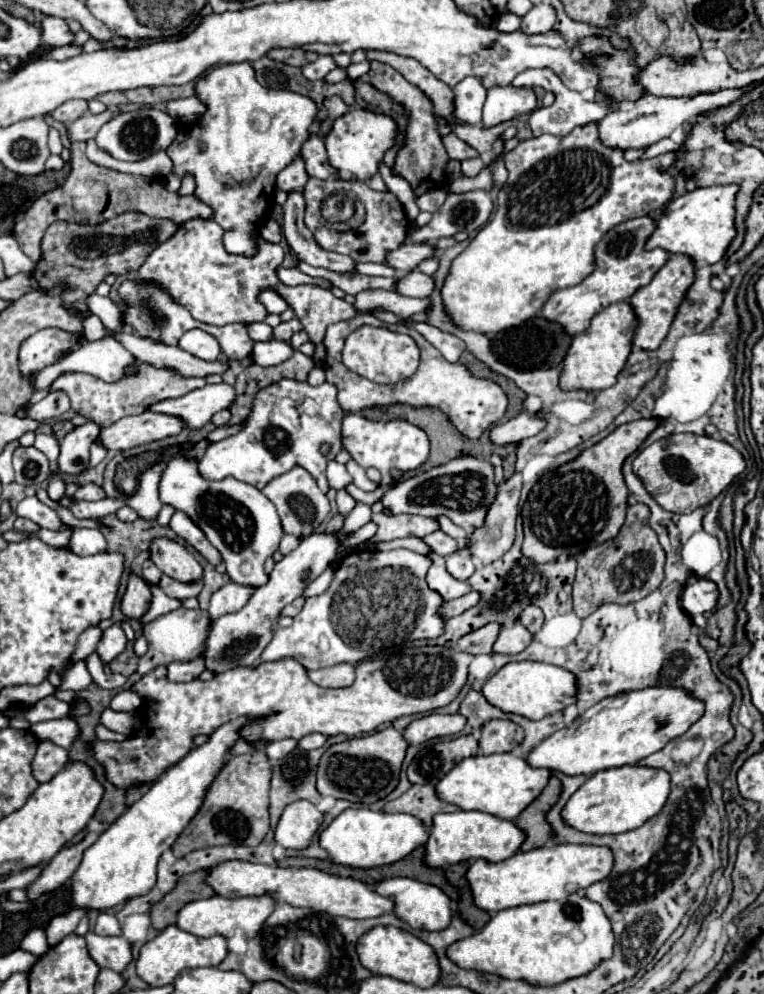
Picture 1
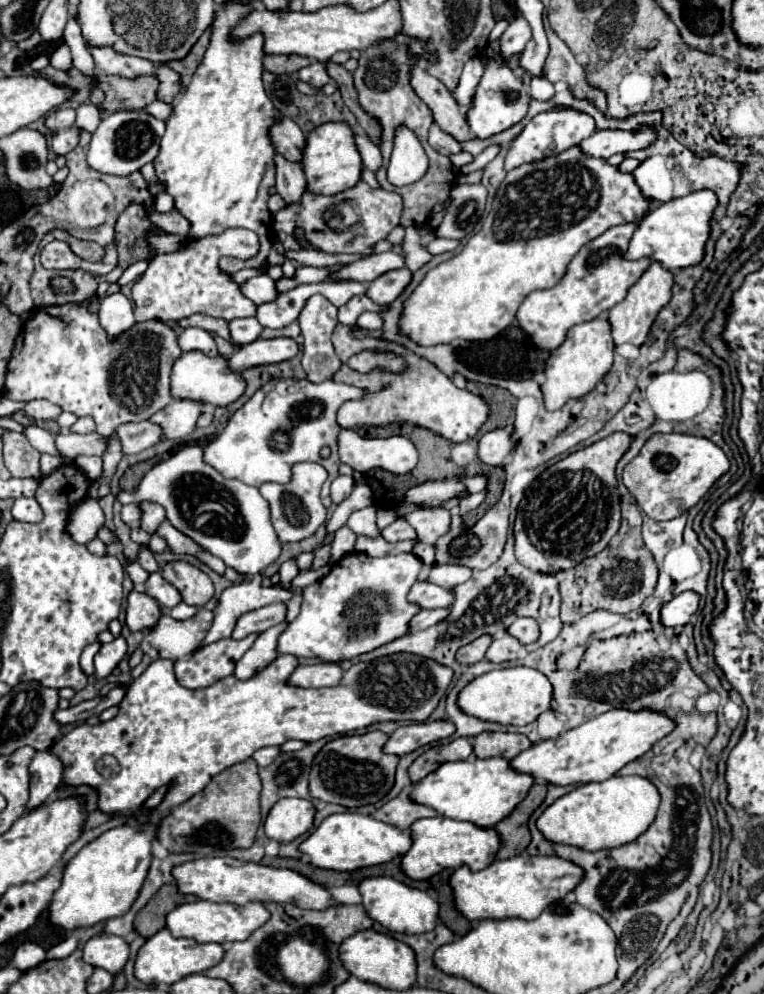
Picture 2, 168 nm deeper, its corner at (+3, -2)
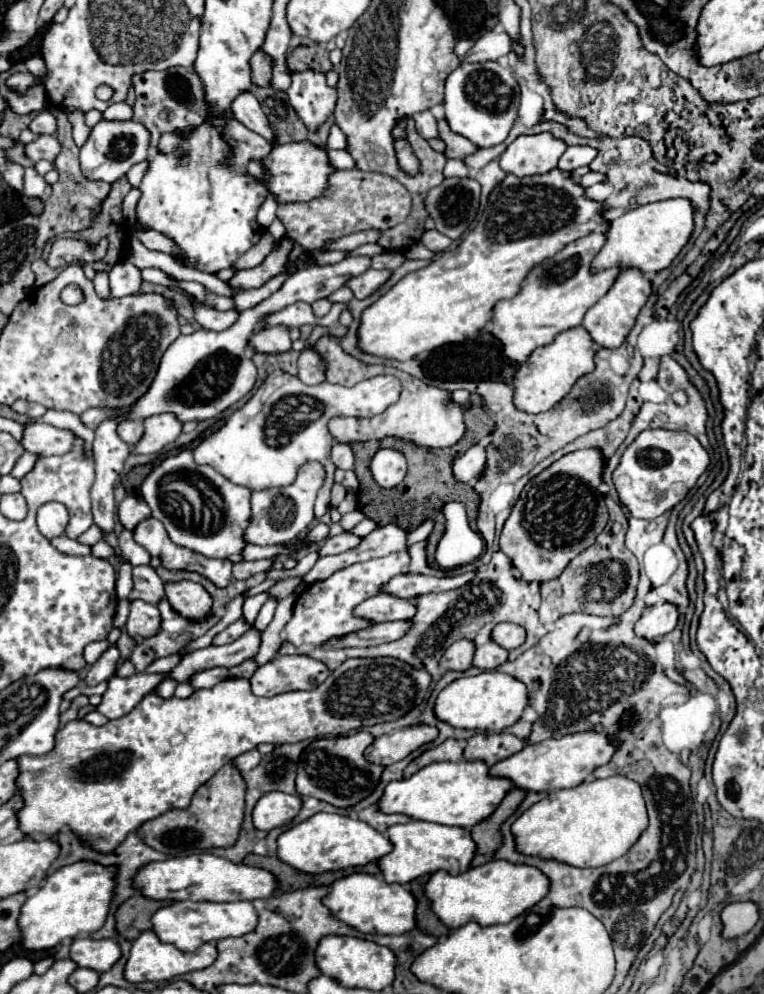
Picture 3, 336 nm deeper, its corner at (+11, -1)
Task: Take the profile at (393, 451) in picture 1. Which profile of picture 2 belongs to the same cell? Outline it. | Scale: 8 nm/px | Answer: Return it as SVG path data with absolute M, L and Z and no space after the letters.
M341 429L339 433L339 457L343 463L347 463L349 467L353 467L359 473L367 473L371 469L383 469L395 475L405 475L409 473L419 459L417 447L413 445L413 441L409 441L409 437L401 437L401 435L393 435L393 437L361 437L355 429Z

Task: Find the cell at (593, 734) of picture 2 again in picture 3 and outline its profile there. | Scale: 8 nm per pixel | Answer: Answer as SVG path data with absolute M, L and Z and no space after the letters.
M579 732L567 734L559 740L543 740L539 744L527 744L521 752L497 762L489 768L489 774L495 778L509 778L517 788L529 792L553 792L561 788L579 786L597 766L603 766L611 760L615 746L609 744L609 736L603 732Z

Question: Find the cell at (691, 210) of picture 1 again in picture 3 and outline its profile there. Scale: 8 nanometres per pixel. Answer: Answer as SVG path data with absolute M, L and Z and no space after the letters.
M685 198L661 200L637 206L609 224L605 246L593 258L591 272L607 268L639 268L643 274L655 274L669 268L693 232L693 208Z

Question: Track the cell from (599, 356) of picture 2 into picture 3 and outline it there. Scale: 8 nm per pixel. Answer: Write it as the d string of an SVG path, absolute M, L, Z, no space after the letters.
M583 326L565 330L553 338L551 344L535 348L527 362L523 362L513 378L513 404L527 414L539 414L551 410L577 382L577 378L595 370L593 340Z

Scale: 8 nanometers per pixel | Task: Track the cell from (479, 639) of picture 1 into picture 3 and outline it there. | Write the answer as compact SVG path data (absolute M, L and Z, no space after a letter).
M457 640L447 648L443 658L439 660L439 666L443 670L465 672L467 668L471 668L473 654L475 654L475 644L471 640Z

